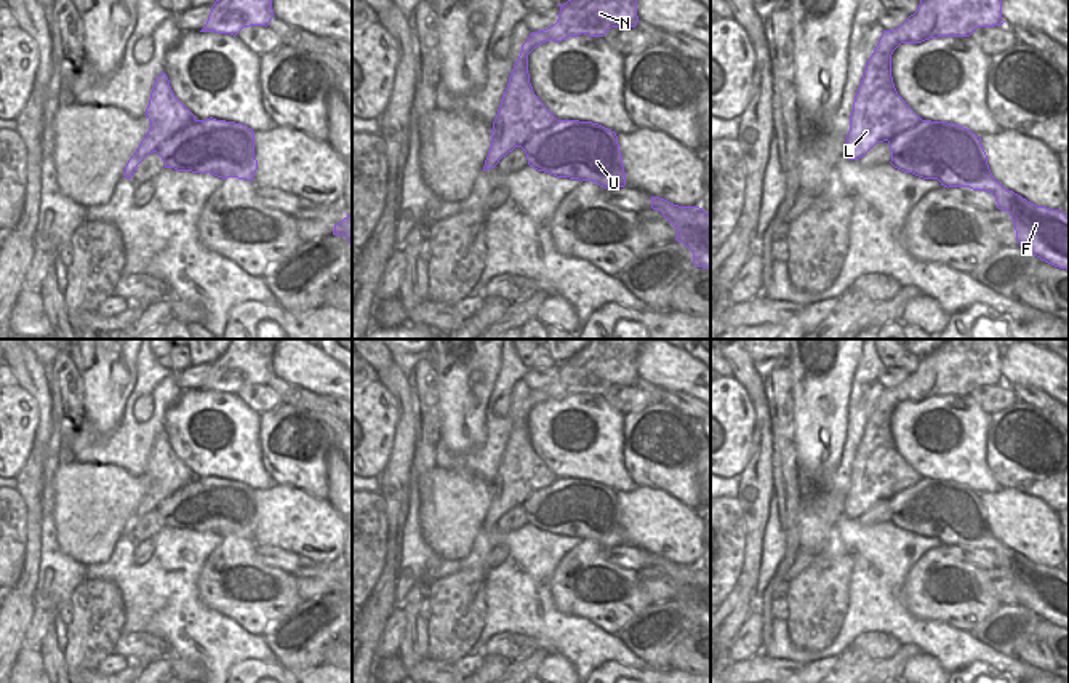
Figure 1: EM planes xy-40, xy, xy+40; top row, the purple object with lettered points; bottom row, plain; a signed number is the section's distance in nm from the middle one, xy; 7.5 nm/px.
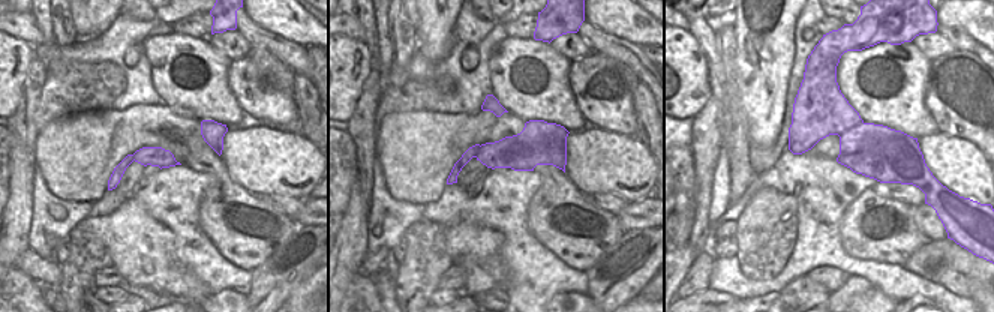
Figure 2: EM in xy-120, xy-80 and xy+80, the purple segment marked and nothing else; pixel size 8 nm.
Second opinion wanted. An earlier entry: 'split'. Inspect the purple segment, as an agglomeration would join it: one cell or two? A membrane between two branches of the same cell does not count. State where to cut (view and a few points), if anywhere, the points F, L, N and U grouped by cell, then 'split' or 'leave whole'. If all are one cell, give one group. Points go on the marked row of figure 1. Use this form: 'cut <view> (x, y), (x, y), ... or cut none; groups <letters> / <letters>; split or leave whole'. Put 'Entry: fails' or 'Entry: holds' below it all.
cut xy-40 (196, 120), (170, 136), (156, 151); groups F U / L N; split
Entry: holds

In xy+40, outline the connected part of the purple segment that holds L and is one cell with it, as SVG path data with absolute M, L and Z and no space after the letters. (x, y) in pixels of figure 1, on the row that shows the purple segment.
M920 0L917 11L899 27L883 30L855 96L843 155L859 160L877 142L893 141L922 122L893 83L891 54L901 43L970 37L978 27L1003 22L1002 0Z

